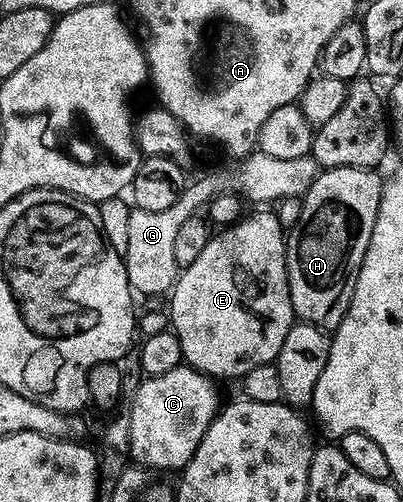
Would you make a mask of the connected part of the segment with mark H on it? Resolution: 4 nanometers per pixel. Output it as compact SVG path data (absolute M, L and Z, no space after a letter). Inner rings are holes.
M328 167L320 170L317 178L311 182L311 188L302 196L303 208L285 235L287 280L296 320L322 329L334 329L345 317L361 265L365 261L365 253L369 249L369 237L373 237L373 225L377 225L377 213L381 209L385 179L379 173L365 167Z

